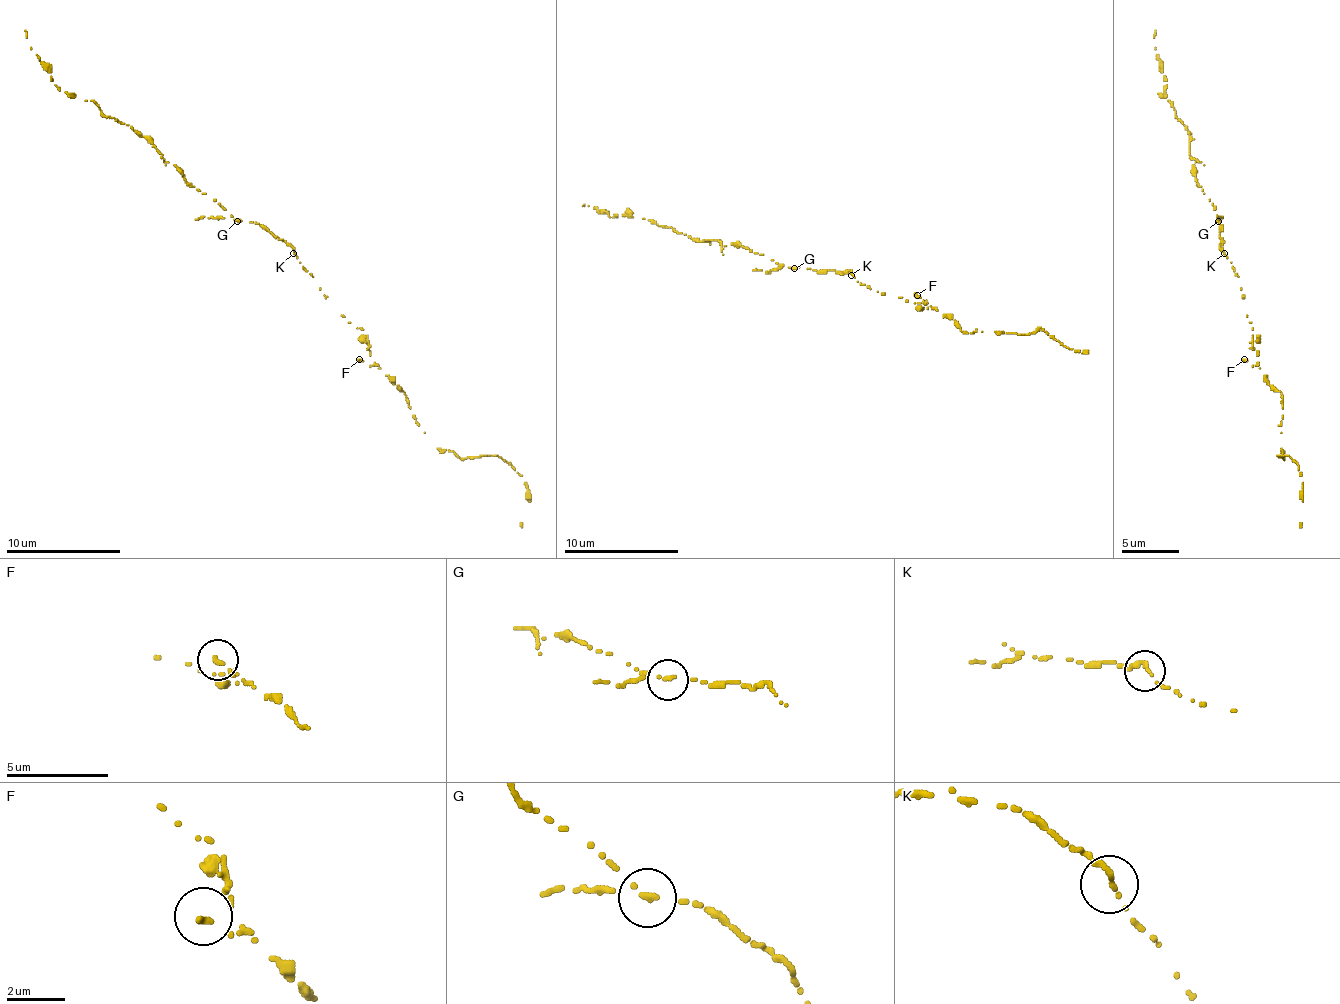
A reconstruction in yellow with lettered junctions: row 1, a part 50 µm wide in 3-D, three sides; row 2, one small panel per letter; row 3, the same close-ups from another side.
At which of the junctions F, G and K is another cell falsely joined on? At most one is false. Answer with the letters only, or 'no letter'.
G

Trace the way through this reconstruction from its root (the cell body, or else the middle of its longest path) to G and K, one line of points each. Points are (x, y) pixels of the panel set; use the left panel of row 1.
G: (302, 267), (290, 244), (253, 221), (236, 221)
K: (302, 267), (293, 253)

